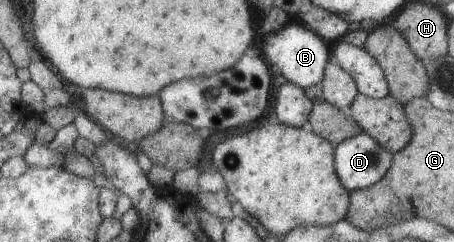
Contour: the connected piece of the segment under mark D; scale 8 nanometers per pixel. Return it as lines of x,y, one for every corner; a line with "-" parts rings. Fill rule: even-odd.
357,134
334,147
335,174
349,192
373,186
391,167
392,154
369,134

